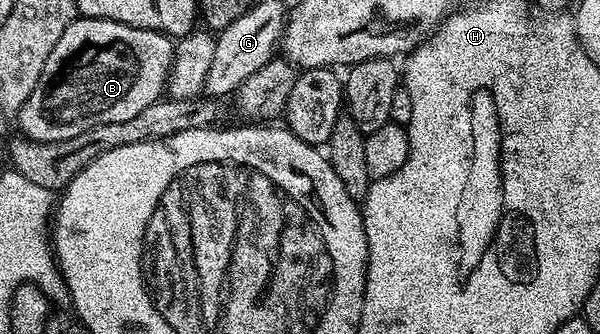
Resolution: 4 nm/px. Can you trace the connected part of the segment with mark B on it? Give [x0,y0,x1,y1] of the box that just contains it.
[16,16,175,142]

